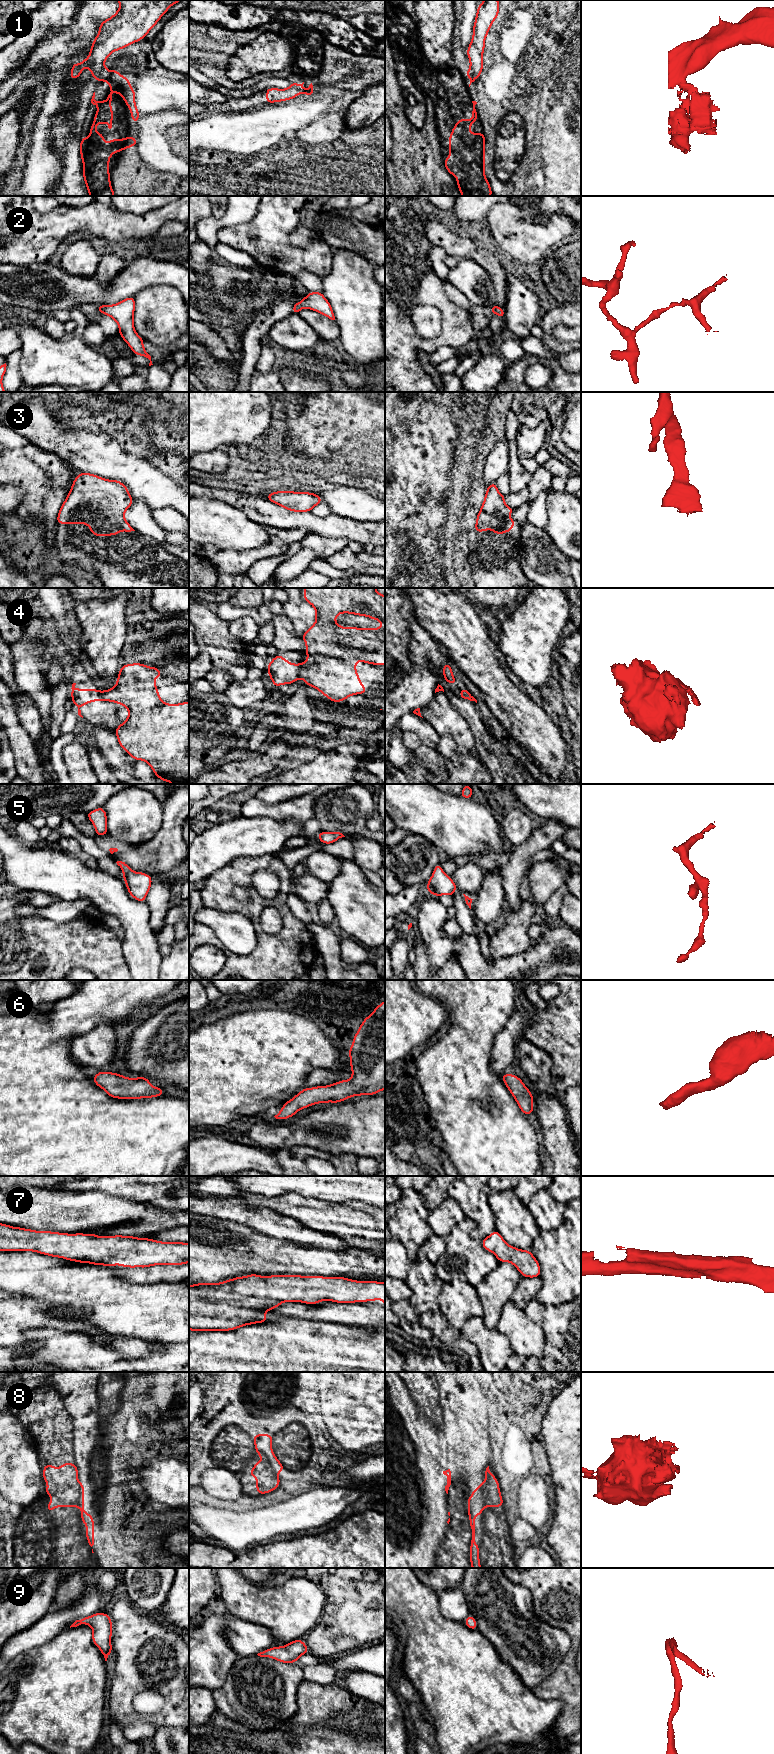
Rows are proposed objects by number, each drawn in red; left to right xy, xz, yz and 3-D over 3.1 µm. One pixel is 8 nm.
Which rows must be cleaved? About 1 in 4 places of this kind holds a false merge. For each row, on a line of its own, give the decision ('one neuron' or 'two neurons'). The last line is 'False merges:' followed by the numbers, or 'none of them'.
1: two neurons
2: one neuron
3: one neuron
4: two neurons
5: one neuron
6: one neuron
7: one neuron
8: two neurons
9: one neuron
False merges: 1, 4, 8

